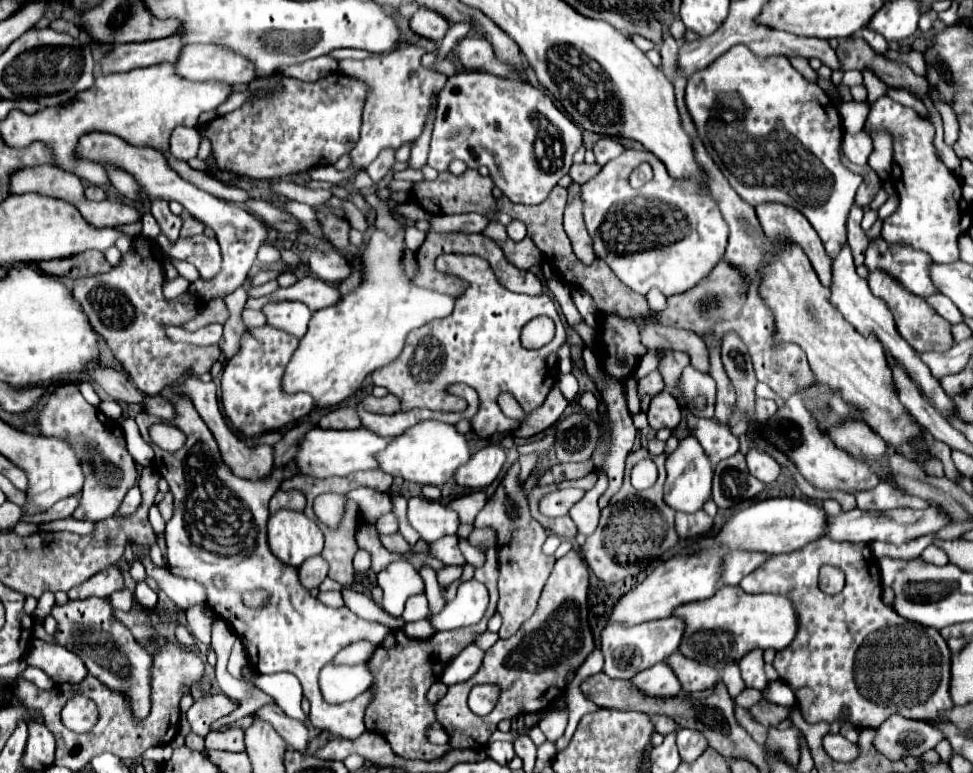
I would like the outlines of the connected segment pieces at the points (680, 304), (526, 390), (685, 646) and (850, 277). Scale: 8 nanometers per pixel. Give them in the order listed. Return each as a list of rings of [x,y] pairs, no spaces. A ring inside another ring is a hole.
[[[718,262],[718,266],[694,288],[670,296],[668,308],[656,314],[658,320],[664,322],[666,326],[688,328],[694,330],[698,336],[714,334],[722,338],[728,330],[736,330],[752,354],[752,364],[758,382],[766,382],[784,400],[788,400],[798,390],[806,388],[812,380],[806,354],[802,354],[802,350],[796,344],[786,344],[786,346],[772,344],[770,336],[774,330],[774,318],[758,296],[758,278],[754,278],[750,290],[746,292],[742,278],[738,278],[738,272],[732,270],[726,262]]]
[[[444,254],[436,260],[436,268],[440,272],[464,278],[470,288],[462,298],[456,298],[456,306],[450,316],[428,322],[426,326],[414,330],[406,338],[406,346],[398,360],[386,368],[372,372],[374,386],[384,386],[390,390],[390,394],[398,396],[402,412],[414,408],[462,412],[464,400],[450,394],[448,386],[464,382],[478,392],[480,402],[484,404],[484,434],[480,434],[482,438],[488,438],[494,432],[518,430],[520,422],[504,418],[496,398],[500,392],[510,392],[520,402],[520,406],[532,414],[542,406],[546,394],[556,384],[556,352],[566,342],[566,332],[554,300],[548,294],[536,298],[506,290],[494,278],[490,264],[484,258],[472,254]],[[540,314],[554,320],[556,336],[552,342],[538,350],[526,350],[520,344],[520,330],[528,320]]]
[[[722,586],[714,598],[678,606],[674,616],[686,620],[680,652],[686,658],[710,664],[716,670],[738,662],[738,636],[760,650],[782,650],[790,646],[798,632],[798,612],[790,598],[780,594],[746,594],[740,586]]]
[[[844,244],[842,250],[838,252],[838,256],[832,258],[832,284],[830,284],[830,298],[828,298],[828,300],[830,300],[830,304],[832,304],[860,334],[870,334],[870,332],[876,334],[876,338],[890,350],[890,354],[906,368],[906,372],[910,374],[910,378],[912,378],[914,382],[918,382],[918,384],[922,386],[922,390],[932,398],[934,406],[938,406],[936,410],[938,410],[942,416],[948,416],[948,414],[952,412],[952,402],[950,402],[950,398],[946,396],[946,392],[942,390],[940,382],[934,380],[934,376],[930,374],[928,366],[920,360],[918,352],[914,352],[914,350],[900,338],[900,334],[896,332],[892,314],[888,312],[886,304],[870,292],[868,280],[864,280],[864,278],[860,278],[860,276],[856,274],[856,268],[854,268],[854,262],[852,262],[852,252],[850,252],[850,246],[848,246],[848,244]]]

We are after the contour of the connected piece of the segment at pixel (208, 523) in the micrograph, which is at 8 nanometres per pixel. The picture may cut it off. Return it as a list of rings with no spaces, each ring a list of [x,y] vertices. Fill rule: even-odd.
[[[164,388],[162,394],[170,398],[176,408],[178,416],[172,424],[186,436],[186,444],[178,452],[164,452],[150,440],[150,446],[156,452],[154,466],[158,466],[160,476],[170,484],[174,496],[174,516],[166,524],[168,570],[182,578],[194,578],[206,586],[206,604],[246,640],[248,662],[256,672],[292,672],[298,676],[304,696],[310,700],[310,722],[316,728],[356,740],[366,730],[364,712],[374,698],[372,692],[364,692],[350,702],[334,706],[322,698],[318,674],[326,662],[356,640],[368,640],[374,646],[380,646],[390,628],[380,622],[362,620],[346,606],[324,606],[298,582],[298,570],[278,562],[268,550],[268,500],[284,480],[294,476],[294,472],[288,468],[272,468],[270,476],[260,480],[236,478],[230,466],[222,462],[214,436],[196,414],[190,400],[170,396],[170,388]],[[216,574],[224,576],[224,590],[218,590],[212,584]],[[254,588],[264,588],[272,596],[264,610],[250,610],[240,602],[240,594]]]

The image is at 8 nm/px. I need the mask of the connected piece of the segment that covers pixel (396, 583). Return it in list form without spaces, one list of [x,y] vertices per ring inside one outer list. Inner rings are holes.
[[[408,560],[392,562],[382,572],[378,572],[378,586],[384,590],[382,608],[396,618],[402,616],[404,602],[410,596],[424,592],[424,582]]]

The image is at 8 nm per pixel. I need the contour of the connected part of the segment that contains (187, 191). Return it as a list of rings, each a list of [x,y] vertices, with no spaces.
[[[88,132],[80,138],[78,152],[84,158],[94,160],[94,162],[114,162],[116,166],[130,172],[138,180],[138,184],[142,186],[148,200],[154,200],[154,198],[176,200],[188,210],[190,216],[194,216],[206,228],[212,228],[216,232],[216,240],[222,248],[222,272],[212,282],[202,282],[202,280],[192,282],[188,290],[194,296],[198,294],[198,298],[202,302],[210,302],[210,300],[218,298],[220,294],[226,296],[226,294],[234,292],[236,288],[240,288],[246,282],[246,274],[250,272],[252,264],[256,262],[256,254],[258,254],[260,246],[268,242],[268,226],[260,218],[248,214],[248,210],[244,210],[244,206],[224,202],[204,190],[200,190],[192,182],[184,180],[176,170],[170,168],[166,156],[154,148],[132,146],[126,140],[122,140],[120,136],[114,136],[108,132]]]

